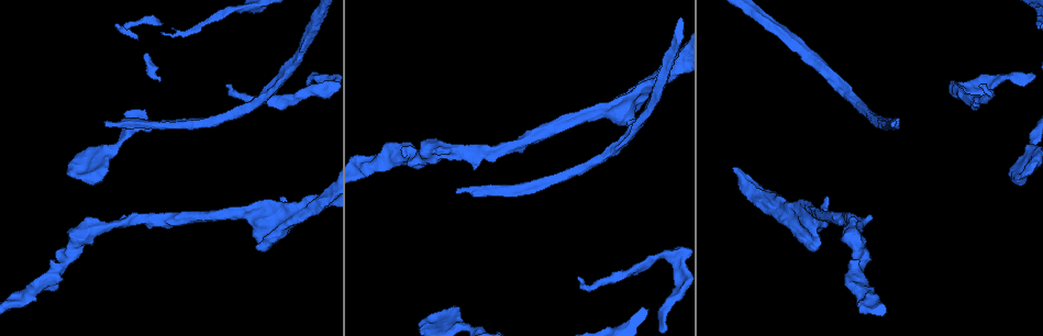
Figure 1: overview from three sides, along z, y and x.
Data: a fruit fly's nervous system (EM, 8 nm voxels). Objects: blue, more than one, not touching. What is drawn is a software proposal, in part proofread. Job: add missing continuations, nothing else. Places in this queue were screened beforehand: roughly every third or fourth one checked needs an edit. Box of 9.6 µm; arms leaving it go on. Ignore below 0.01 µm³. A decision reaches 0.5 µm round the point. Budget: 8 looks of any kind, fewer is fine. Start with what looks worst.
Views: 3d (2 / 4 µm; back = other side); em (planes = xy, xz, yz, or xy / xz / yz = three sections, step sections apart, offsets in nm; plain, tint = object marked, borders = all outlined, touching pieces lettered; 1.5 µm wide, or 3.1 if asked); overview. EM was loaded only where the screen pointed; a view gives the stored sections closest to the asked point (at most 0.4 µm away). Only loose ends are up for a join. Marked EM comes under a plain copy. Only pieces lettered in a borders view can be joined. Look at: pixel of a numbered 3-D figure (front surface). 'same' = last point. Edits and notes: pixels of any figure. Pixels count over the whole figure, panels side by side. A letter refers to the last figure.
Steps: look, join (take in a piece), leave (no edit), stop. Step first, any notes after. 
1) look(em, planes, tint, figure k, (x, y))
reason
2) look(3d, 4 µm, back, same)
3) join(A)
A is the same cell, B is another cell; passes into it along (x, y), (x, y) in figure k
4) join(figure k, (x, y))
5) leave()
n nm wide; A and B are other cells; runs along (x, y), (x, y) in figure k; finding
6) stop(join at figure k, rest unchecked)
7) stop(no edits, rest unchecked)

look(em, planes, borders, figure 1, (578, 276))
free end

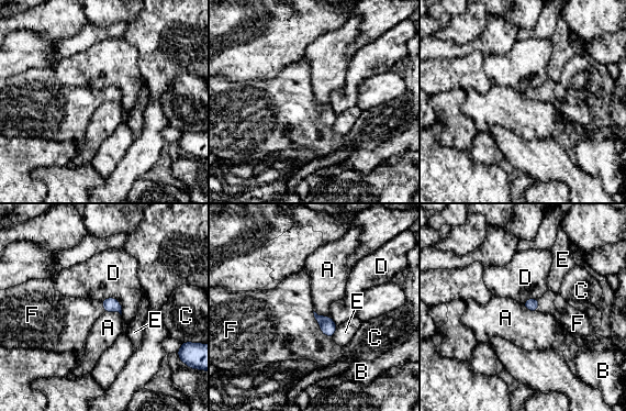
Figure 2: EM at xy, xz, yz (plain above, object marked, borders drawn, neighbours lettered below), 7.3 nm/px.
join(F)
F touches over 240 nm; F is the same cell, A, B, C, D and E are other cells; the neuron continues

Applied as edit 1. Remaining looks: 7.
look(em, planes, borders, figure 1, (894, 121))
long arm stops here

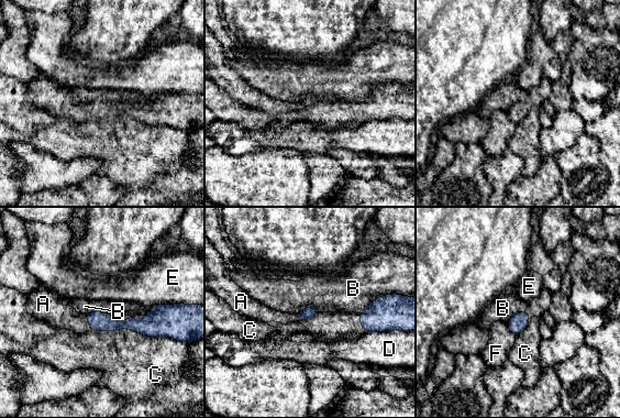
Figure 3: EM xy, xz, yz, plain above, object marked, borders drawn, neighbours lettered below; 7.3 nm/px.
join(A)
A is the same cell, B, C, D, E and F are other cells; passes into it along (98, 320), (89, 321), (65, 317) in figure 3; the neuron continues

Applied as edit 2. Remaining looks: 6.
look(em, planes, tint, figure 1, (282, 200))
an open end

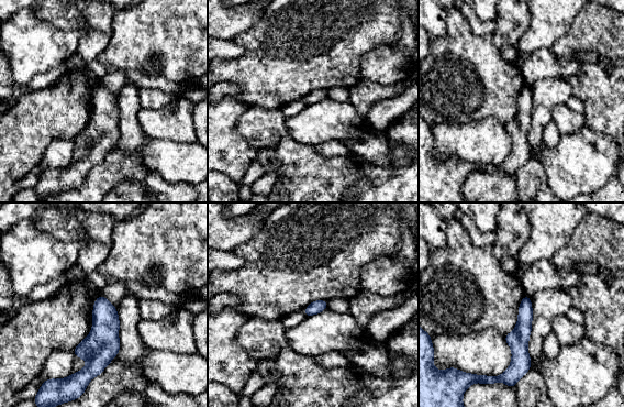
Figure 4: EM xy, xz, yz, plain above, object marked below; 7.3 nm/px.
look(em, planes, borders, same)
what lies round it

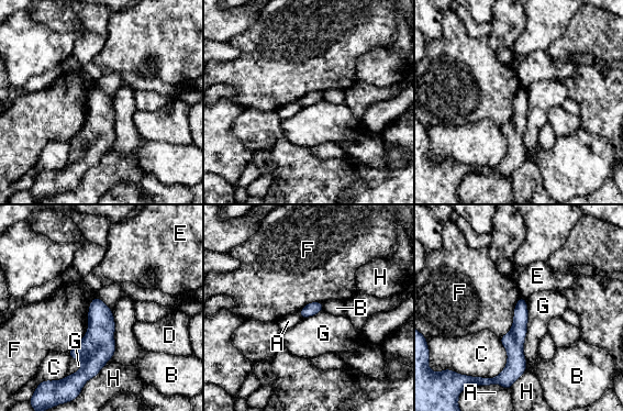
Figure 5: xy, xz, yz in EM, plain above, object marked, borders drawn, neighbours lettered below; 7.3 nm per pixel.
leave()
G touches over 500 nm; A, B, C, D, E, F, G and H are other cells; runs along (523, 301), (515, 367), (508, 377) in figure 5; no lettered piece goes on from it

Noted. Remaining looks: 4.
stop(join at figure 2, join at figure 3, rest unchecked)

